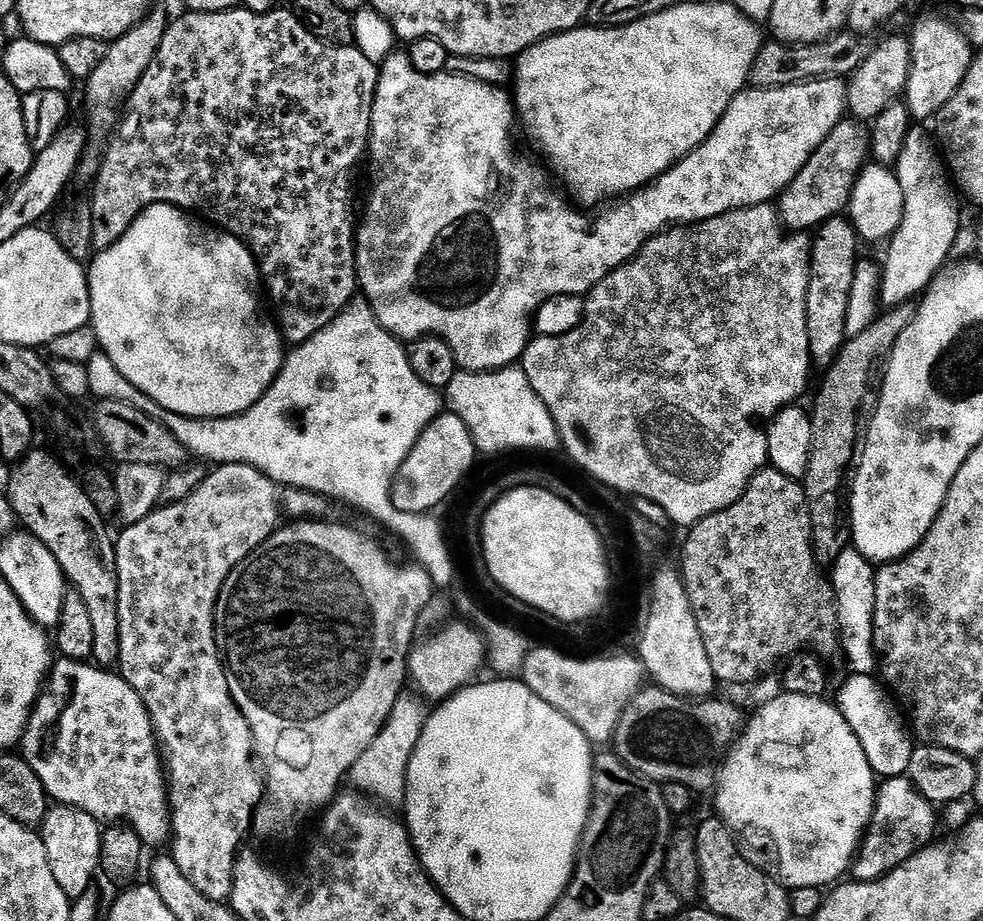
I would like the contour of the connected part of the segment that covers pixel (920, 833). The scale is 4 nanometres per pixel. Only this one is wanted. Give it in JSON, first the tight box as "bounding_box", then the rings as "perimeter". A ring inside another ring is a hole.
{"bounding_box":[850,775,937,882],"perimeter":[[[907,775],[887,777],[877,787],[872,819],[868,821],[858,855],[850,869],[851,879],[856,882],[881,880],[884,873],[891,872],[897,864],[907,860],[921,842],[935,837],[932,835],[936,832],[936,812],[937,809],[914,787]]]}

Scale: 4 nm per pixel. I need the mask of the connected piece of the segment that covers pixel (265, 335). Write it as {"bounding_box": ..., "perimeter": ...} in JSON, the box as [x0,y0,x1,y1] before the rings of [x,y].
{"bounding_box":[86,204,286,420],"perimeter":[[[151,204],[128,227],[126,234],[122,234],[122,238],[114,242],[114,246],[99,249],[95,255],[92,265],[89,263],[86,271],[92,303],[90,325],[96,332],[99,347],[110,358],[110,362],[114,362],[126,382],[130,382],[139,392],[158,402],[158,406],[162,406],[164,411],[189,416],[195,420],[237,416],[250,410],[250,406],[254,406],[254,402],[258,402],[258,398],[262,398],[262,394],[266,394],[266,390],[278,378],[286,359],[286,341],[281,329],[271,319],[264,320],[263,314],[260,313],[260,304],[252,293],[252,287],[261,283],[260,269],[256,259],[252,257],[251,250],[237,236],[229,236],[227,232],[201,222],[195,215],[185,212],[183,208],[176,208],[173,204]]]}

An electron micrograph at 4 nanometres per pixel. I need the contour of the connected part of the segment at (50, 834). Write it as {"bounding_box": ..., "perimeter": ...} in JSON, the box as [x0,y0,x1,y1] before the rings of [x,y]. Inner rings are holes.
{"bounding_box":[42,806,101,901],"perimeter":[[[67,806],[49,807],[42,825],[46,846],[46,858],[50,858],[50,870],[58,886],[62,886],[69,900],[75,901],[86,890],[93,887],[100,872],[101,821],[77,808]]]}

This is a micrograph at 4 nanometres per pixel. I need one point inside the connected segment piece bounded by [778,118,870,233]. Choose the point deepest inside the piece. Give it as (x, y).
(820, 191)

